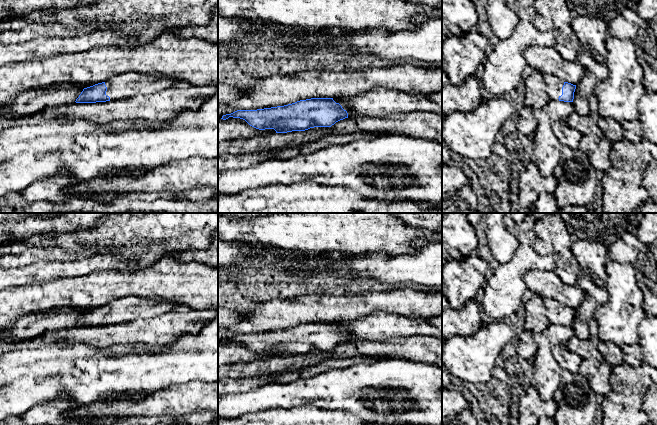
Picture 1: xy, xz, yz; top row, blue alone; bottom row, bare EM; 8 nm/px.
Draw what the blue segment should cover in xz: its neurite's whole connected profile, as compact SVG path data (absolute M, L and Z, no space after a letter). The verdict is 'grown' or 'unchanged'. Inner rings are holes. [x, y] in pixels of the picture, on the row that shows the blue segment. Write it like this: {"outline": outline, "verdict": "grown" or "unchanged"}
{"outline": "M311 98L300 100L292 104L257 110L237 110L231 114L223 115L221 119L229 117L245 120L250 126L259 129L274 129L276 133L292 131L305 131L314 127L331 127L336 122L348 118L348 113L333 98Z", "verdict": "unchanged"}

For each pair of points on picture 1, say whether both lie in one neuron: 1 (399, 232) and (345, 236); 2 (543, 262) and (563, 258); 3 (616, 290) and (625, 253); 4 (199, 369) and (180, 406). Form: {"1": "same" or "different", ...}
{"1": "same", "2": "different", "3": "different", "4": "different"}

